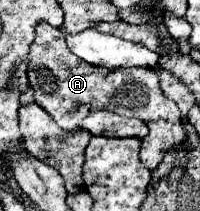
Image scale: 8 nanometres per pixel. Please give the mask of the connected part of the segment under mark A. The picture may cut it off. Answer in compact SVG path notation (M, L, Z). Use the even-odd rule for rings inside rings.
M48 23L36 27L36 39L28 53L28 81L34 89L36 103L46 109L62 129L74 129L92 111L108 109L124 117L142 119L150 133L142 139L140 159L152 171L160 165L164 153L172 143L184 141L182 113L174 101L170 101L158 83L158 75L150 67L120 67L106 69L90 65L76 55L66 45L64 33Z

